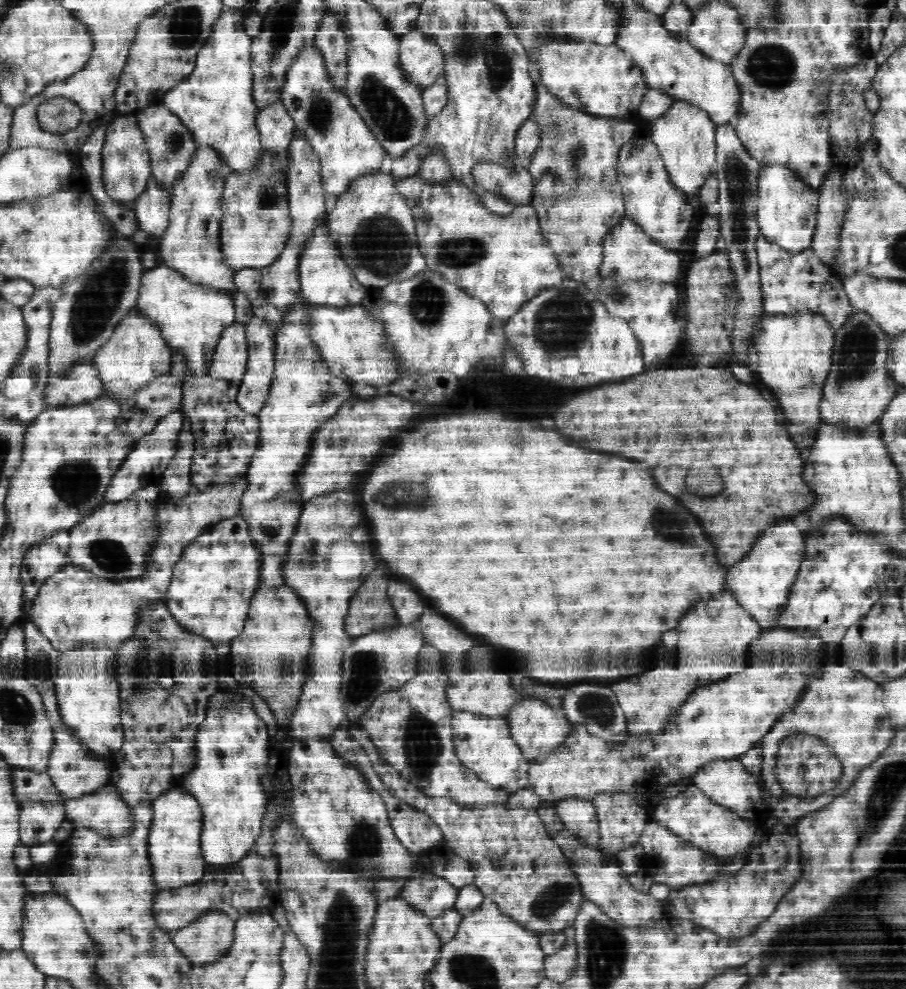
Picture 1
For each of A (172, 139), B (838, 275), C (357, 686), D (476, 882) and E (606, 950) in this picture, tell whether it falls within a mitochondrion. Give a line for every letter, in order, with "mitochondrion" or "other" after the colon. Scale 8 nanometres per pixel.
A: mitochondrion
B: other
C: mitochondrion
D: other
E: mitochondrion

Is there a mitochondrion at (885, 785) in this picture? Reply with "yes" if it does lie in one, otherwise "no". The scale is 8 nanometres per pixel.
yes

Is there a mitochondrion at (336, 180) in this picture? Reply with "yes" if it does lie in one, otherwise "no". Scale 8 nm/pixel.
no

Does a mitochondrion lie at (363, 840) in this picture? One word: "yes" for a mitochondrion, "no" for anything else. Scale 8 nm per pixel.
yes

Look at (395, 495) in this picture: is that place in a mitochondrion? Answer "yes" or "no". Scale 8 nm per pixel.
yes

